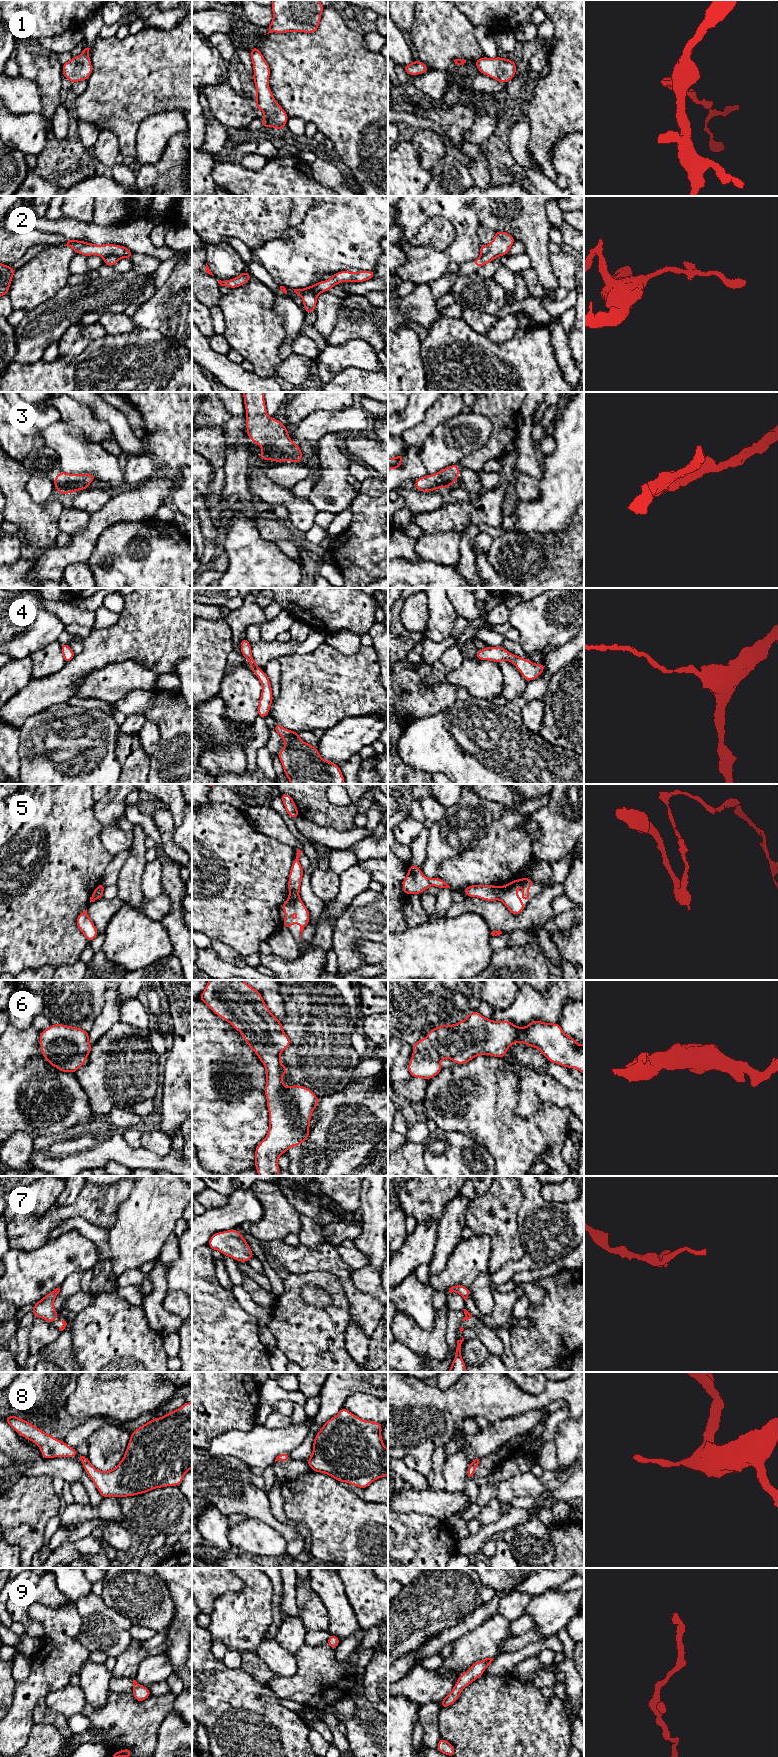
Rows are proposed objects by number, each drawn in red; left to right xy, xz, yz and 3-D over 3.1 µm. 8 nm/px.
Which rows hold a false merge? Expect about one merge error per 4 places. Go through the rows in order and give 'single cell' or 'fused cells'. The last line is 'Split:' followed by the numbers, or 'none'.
1: single cell
2: fused cells
3: single cell
4: single cell
5: single cell
6: single cell
7: single cell
8: single cell
9: single cell
Split: 2

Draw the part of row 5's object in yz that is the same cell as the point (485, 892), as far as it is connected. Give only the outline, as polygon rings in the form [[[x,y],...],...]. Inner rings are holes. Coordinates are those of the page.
[[[525,877],[512,880],[510,883],[501,887],[495,885],[466,886],[464,888],[464,893],[467,897],[477,897],[490,902],[498,899],[514,916],[517,916],[527,906],[527,904],[522,904],[519,901],[517,888],[520,885],[523,890],[522,899],[530,901],[532,897],[529,895],[528,889],[532,887],[533,884],[534,882],[530,878]]]

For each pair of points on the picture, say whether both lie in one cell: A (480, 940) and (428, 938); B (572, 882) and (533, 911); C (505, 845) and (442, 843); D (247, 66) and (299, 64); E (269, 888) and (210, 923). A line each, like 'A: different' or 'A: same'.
A: same
B: different
C: different
D: different
E: same

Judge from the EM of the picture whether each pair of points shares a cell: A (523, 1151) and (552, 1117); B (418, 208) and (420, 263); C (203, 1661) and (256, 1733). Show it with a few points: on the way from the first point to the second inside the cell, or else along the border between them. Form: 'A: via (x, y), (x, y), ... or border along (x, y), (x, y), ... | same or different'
A: via (529, 1142), (548, 1126) | same
B: via (411, 222), (409, 233), (403, 240), (409, 249) | same
C: via (203, 1679), (238, 1715) | same

